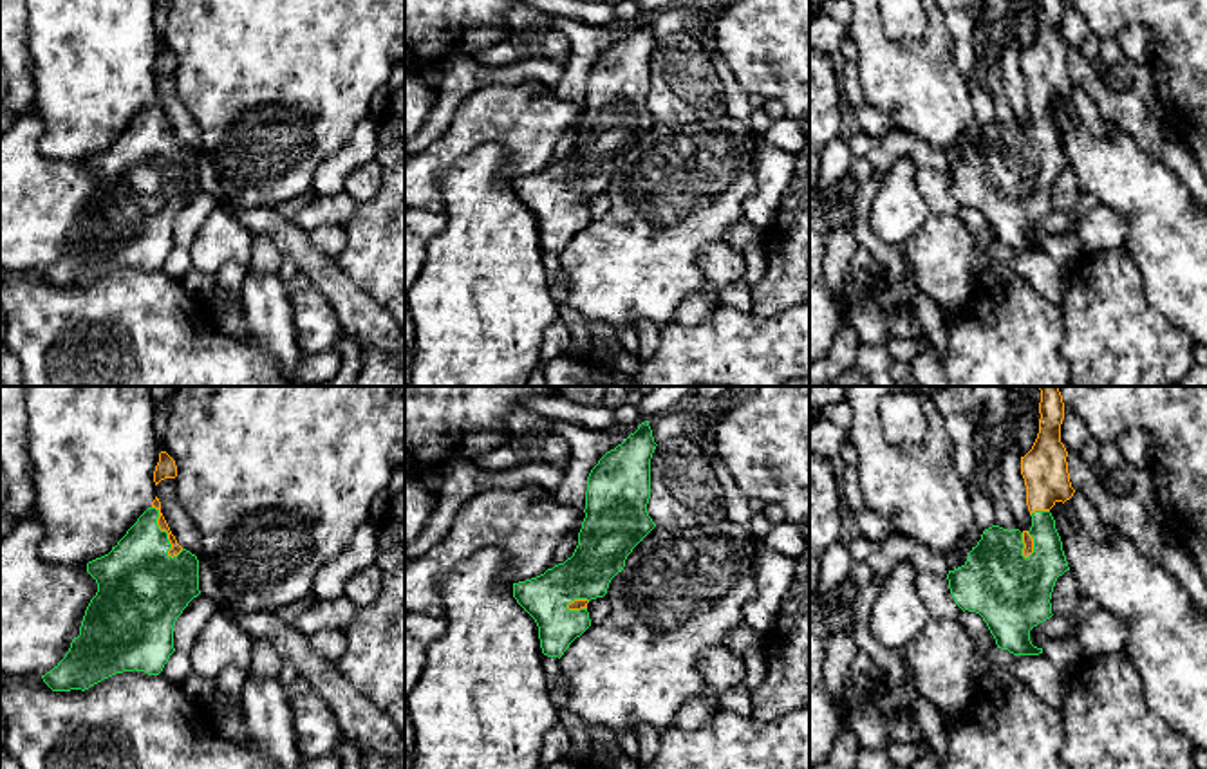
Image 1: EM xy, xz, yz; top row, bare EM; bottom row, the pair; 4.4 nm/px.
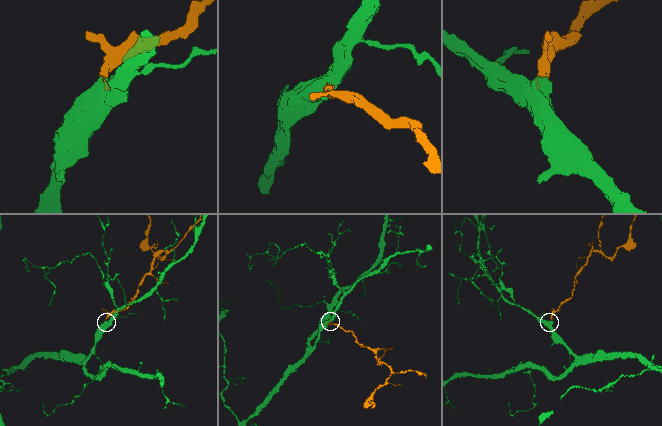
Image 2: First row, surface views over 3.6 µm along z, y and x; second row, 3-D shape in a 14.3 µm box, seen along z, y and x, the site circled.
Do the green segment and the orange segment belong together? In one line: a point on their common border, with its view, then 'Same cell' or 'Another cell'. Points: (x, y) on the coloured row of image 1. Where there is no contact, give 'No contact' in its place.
Touches green at xy (165, 531). Same cell

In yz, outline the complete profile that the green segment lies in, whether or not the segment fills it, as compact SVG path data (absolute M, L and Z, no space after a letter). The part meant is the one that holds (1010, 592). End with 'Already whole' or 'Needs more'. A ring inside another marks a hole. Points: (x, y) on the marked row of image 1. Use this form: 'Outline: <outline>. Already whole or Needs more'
Outline: M1039 386L1039 390L1039 433L1032 449L1021 457L1021 475L1026 486L1032 527L1023 533L999 525L985 529L978 545L968 552L967 561L947 574L956 605L963 612L979 614L997 648L1008 650L1014 655L1043 653L1043 648L1032 644L1030 630L1053 616L1050 599L1055 581L1070 570L1055 520L1050 513L1057 502L1064 504L1075 493L1068 473L1068 451L1061 442L1064 403L1059 386Z. Needs more

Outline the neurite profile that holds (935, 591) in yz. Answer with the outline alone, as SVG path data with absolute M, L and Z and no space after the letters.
M916 570L916 590L927 603L932 619L954 619L961 616L961 608L956 605L947 576L934 576Z

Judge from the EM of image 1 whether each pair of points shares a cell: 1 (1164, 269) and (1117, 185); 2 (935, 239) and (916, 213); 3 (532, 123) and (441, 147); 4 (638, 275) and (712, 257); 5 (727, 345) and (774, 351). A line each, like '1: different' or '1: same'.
1: same
2: different
3: same
4: different
5: same

